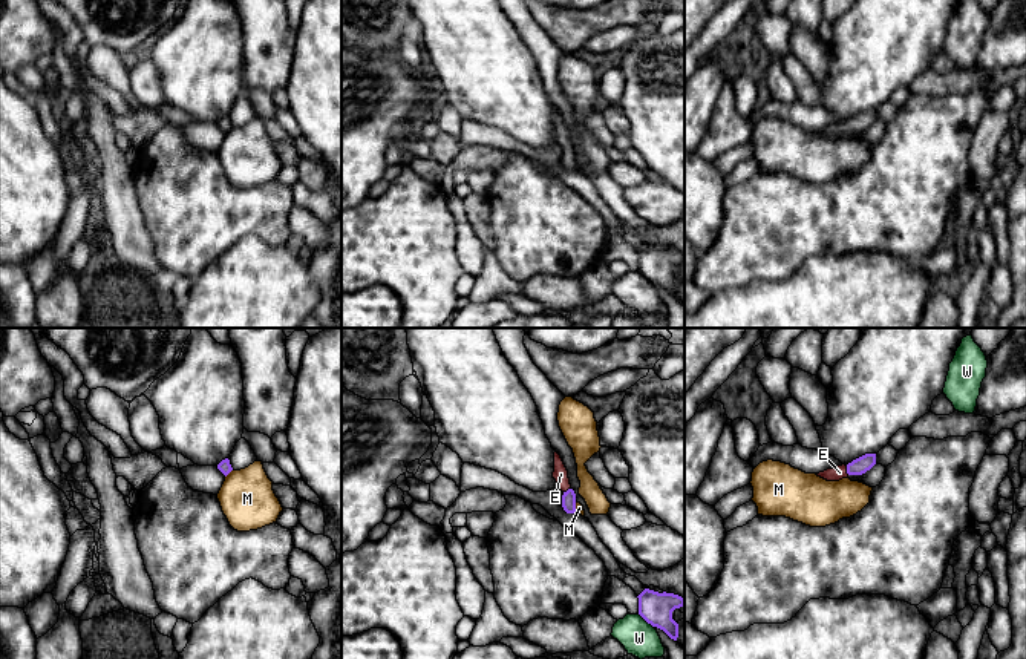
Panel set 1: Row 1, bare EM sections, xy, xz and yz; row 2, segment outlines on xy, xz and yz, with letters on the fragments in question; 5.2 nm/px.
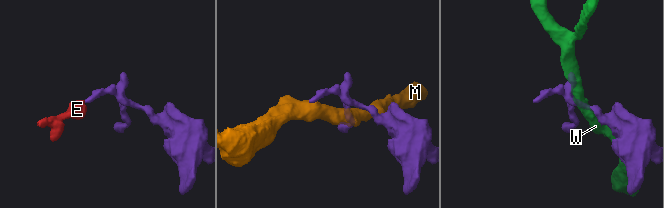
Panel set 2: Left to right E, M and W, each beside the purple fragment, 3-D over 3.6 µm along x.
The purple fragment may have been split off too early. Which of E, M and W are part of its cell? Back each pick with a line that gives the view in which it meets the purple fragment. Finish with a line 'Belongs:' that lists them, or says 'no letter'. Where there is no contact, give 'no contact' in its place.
E: yz
Belongs: E

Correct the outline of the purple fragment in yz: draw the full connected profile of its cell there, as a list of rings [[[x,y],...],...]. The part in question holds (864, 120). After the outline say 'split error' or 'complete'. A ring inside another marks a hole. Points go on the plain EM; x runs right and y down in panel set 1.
[[[865,110],[853,116],[847,123],[842,121],[842,123],[819,129],[816,132],[827,138],[839,138],[842,135],[847,135],[848,132],[862,132],[867,127],[870,127],[874,121],[876,121],[876,110]]] | split error

